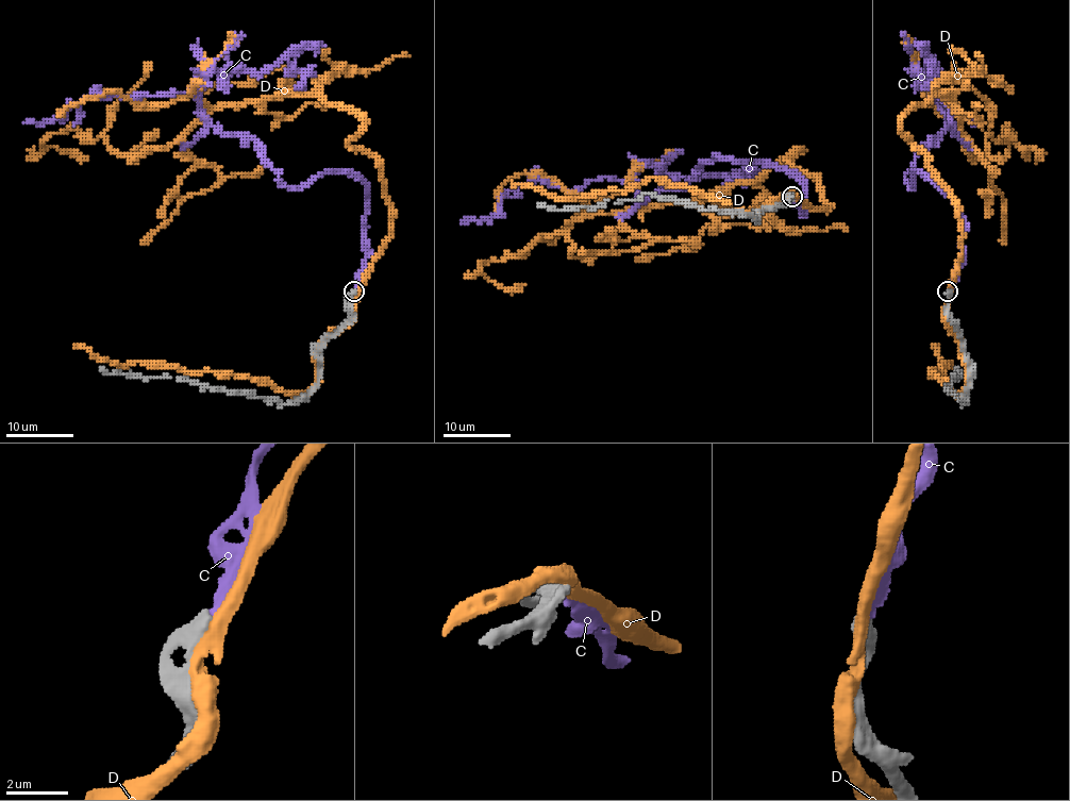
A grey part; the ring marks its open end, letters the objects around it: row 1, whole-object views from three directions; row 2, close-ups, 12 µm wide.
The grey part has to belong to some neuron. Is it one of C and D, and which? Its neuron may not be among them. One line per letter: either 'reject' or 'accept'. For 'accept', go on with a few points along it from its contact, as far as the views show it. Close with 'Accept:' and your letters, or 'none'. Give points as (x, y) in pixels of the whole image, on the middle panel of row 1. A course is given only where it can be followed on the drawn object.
C: reject
D: reject
Accept: none

